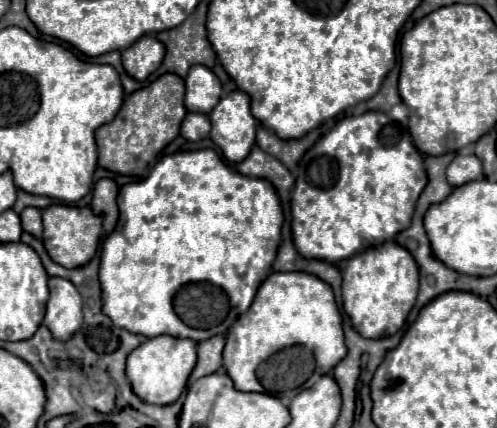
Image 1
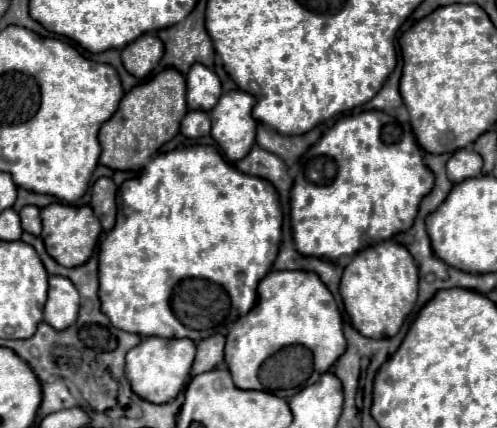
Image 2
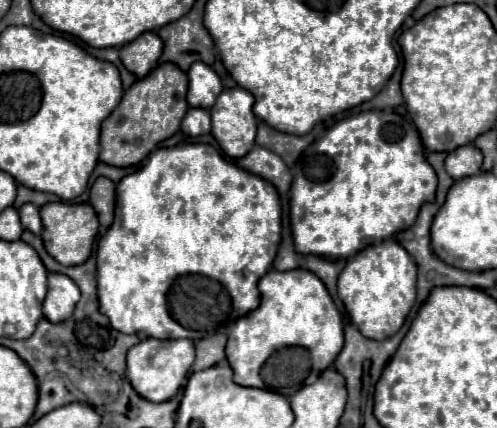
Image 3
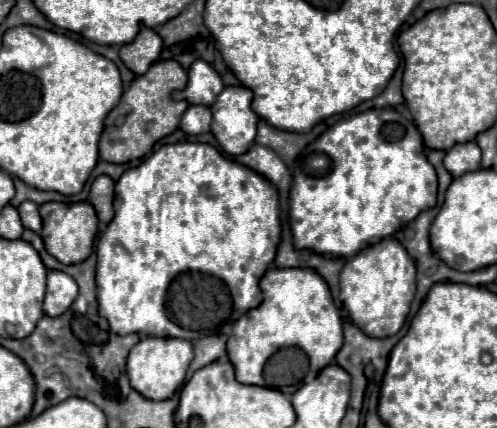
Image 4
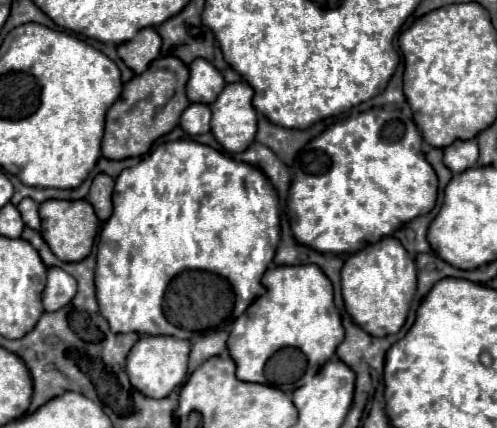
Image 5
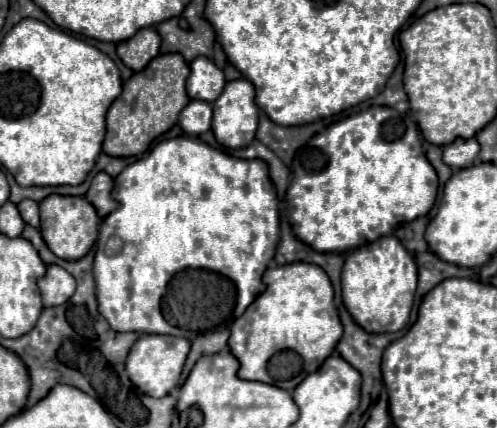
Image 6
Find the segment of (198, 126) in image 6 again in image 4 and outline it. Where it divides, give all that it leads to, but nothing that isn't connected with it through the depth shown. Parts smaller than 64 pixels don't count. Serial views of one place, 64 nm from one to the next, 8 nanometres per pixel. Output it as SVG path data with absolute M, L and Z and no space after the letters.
M190 106L182 116L180 128L190 136L198 136L210 132L210 122L212 122L212 114L208 106Z

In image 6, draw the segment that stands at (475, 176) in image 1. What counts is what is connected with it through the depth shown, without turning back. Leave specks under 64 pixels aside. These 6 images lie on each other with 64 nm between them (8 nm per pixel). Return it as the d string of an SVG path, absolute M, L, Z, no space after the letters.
M474 138L454 140L452 144L444 146L444 162L450 168L468 168L468 164L476 162L478 150L480 150L480 146Z

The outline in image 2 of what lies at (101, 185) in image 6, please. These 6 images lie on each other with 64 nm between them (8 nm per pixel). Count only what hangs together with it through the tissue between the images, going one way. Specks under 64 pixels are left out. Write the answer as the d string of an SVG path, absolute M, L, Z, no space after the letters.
M98 178L94 182L90 206L100 218L104 232L110 232L116 220L116 184L110 178Z

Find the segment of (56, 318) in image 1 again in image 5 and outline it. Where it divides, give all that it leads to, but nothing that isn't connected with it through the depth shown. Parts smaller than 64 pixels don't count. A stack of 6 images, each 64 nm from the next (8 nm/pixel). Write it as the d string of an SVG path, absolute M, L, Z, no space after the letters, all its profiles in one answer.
M48 268L48 282L44 288L44 310L56 312L76 296L76 280L62 268Z

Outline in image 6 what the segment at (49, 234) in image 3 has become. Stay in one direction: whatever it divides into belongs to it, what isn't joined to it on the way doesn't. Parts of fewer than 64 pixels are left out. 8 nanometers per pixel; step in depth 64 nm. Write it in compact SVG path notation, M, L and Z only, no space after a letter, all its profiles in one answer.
M52 194L40 202L40 232L42 238L46 240L48 248L64 260L80 260L82 256L88 254L88 250L94 246L98 238L98 226L100 218L92 204L88 204L86 198L78 196L58 196Z

